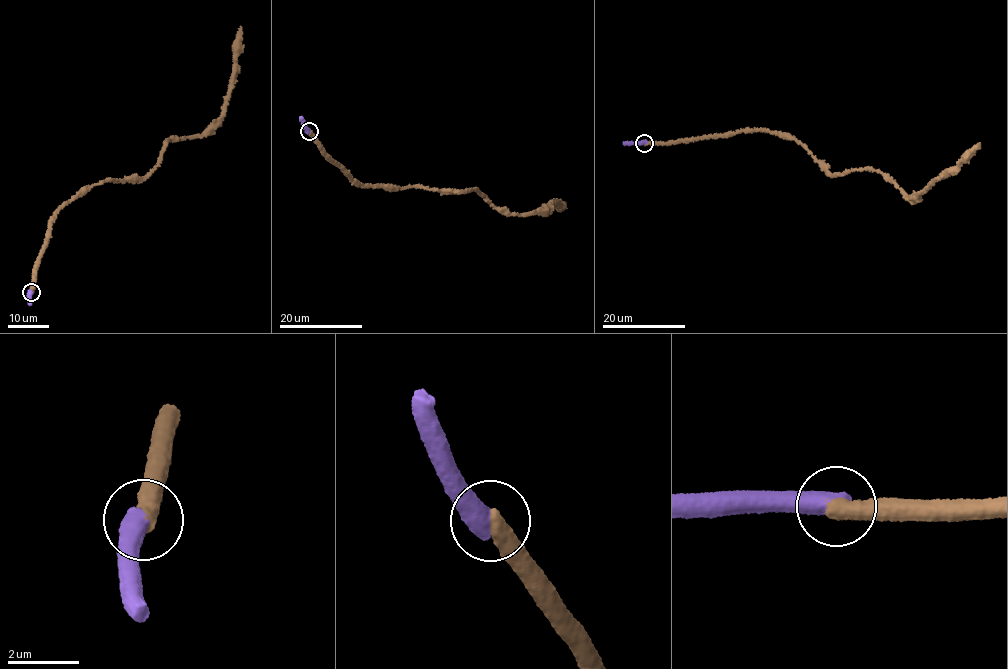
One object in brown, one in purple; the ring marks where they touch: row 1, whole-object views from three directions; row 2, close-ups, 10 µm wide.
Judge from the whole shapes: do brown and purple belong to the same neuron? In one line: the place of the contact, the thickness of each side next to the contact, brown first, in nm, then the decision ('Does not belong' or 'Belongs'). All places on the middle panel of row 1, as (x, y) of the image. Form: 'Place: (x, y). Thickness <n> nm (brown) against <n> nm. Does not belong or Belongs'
Place: (309, 131). Thickness 550 nm (brown) against 600 nm. Belongs

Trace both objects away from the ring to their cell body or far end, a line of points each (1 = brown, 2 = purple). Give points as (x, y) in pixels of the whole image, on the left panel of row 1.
1: (31, 292), (34, 269), (58, 209), (92, 185), (149, 176), (168, 139), (208, 134), (227, 94), (240, 27)
2: (31, 292), (30, 304)

